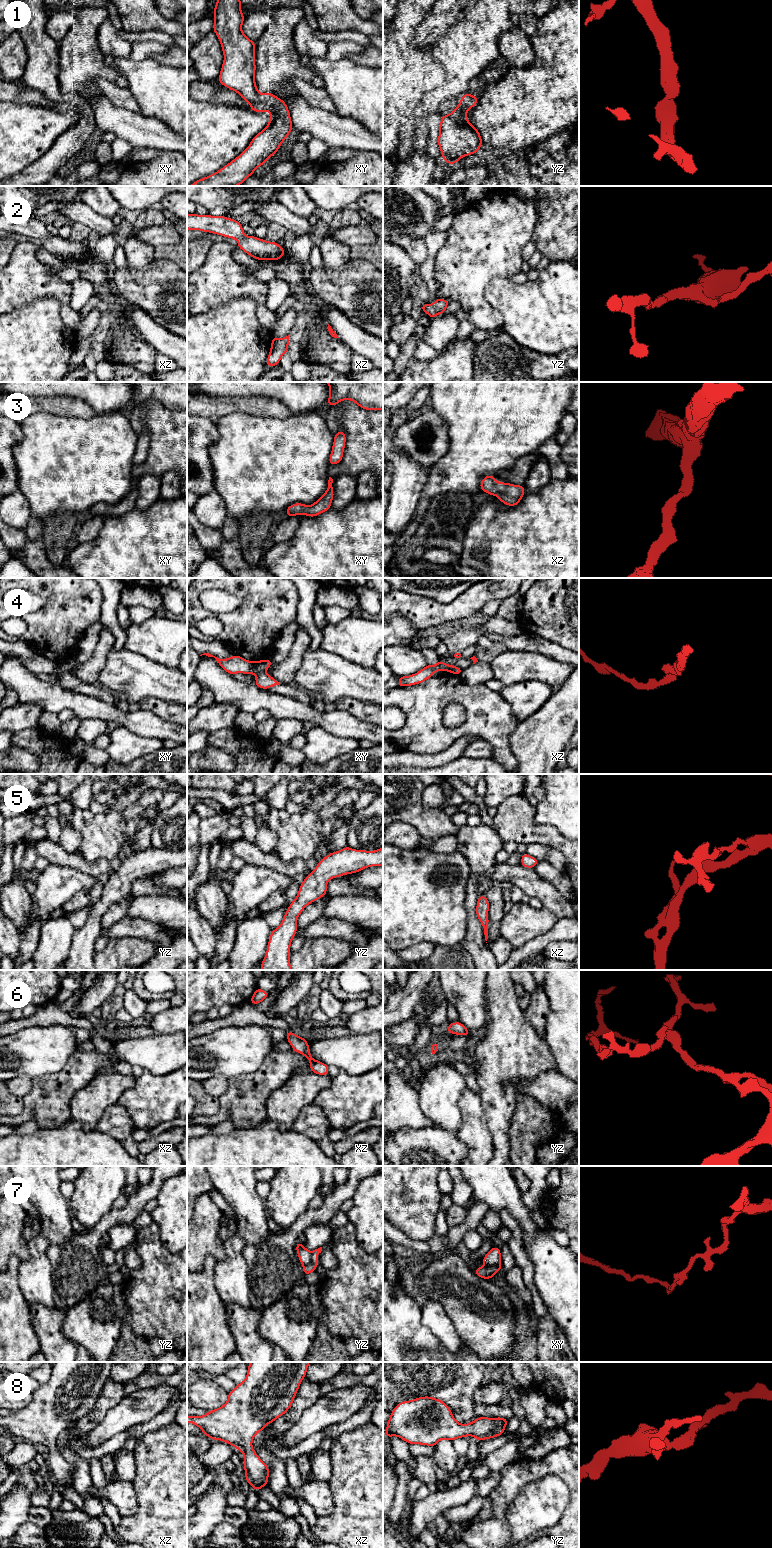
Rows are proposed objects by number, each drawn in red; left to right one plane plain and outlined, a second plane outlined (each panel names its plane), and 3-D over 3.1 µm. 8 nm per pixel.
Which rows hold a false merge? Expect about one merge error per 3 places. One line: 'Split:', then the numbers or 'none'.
Split: 4, 7

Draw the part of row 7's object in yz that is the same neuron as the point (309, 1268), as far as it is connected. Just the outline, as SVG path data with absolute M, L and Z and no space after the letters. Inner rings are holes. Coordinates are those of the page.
M322 1247L312 1251L312 1254L314 1255L314 1258L309 1264L303 1265L304 1275L310 1274L310 1273L315 1271L316 1267L318 1266L317 1256L321 1253L321 1251L322 1251Z

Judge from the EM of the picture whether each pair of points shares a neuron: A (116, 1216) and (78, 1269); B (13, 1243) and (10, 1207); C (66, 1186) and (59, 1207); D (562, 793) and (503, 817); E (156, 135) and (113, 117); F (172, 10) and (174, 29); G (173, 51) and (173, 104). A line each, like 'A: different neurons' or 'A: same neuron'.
A: same neuron
B: same neuron
C: different neurons
D: different neurons
E: same neuron
F: different neurons
G: different neurons

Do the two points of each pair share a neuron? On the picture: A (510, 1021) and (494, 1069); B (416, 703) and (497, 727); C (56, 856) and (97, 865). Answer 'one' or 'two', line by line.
A: one
B: one
C: one

